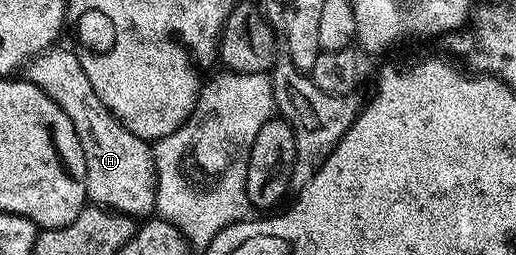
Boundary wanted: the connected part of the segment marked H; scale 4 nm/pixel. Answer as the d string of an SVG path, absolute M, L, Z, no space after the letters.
M47 49L34 56L25 64L24 75L68 113L86 158L87 200L120 215L149 216L155 210L158 183L151 144L122 126L96 97L96 89L92 89L92 81L88 81L88 73L84 73L77 54L73 50L58 50Z

